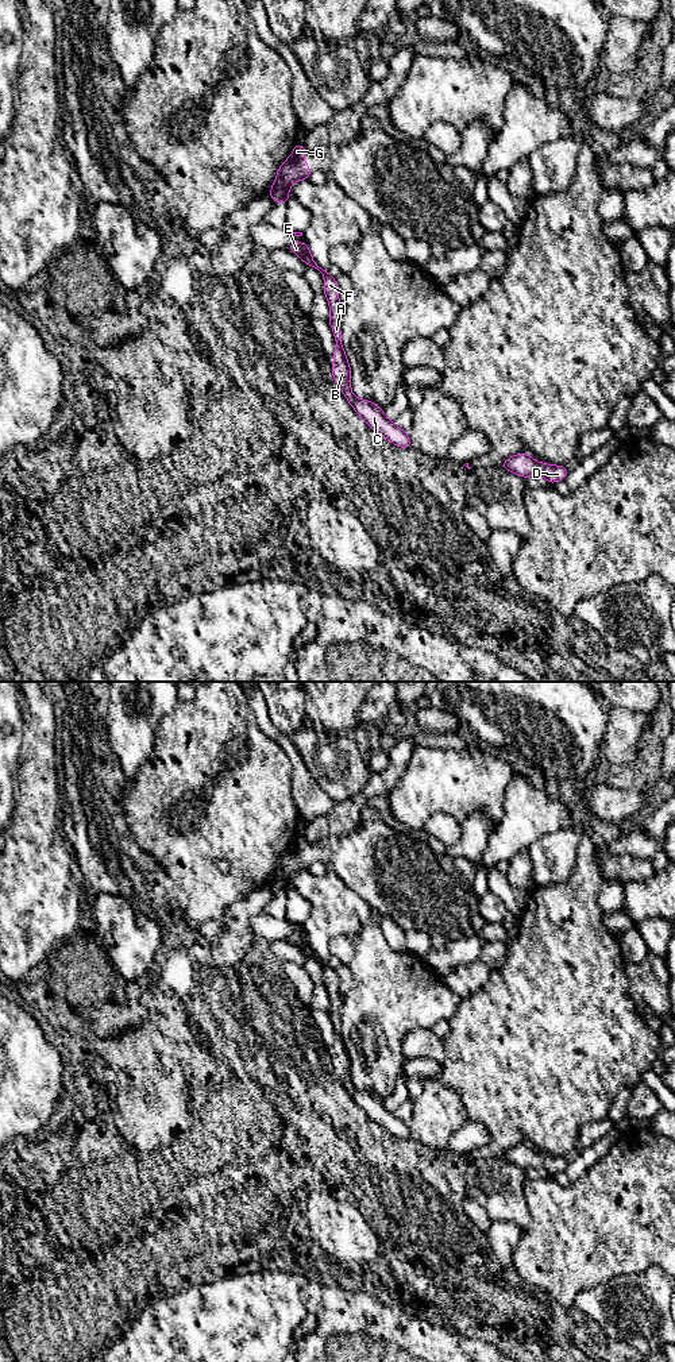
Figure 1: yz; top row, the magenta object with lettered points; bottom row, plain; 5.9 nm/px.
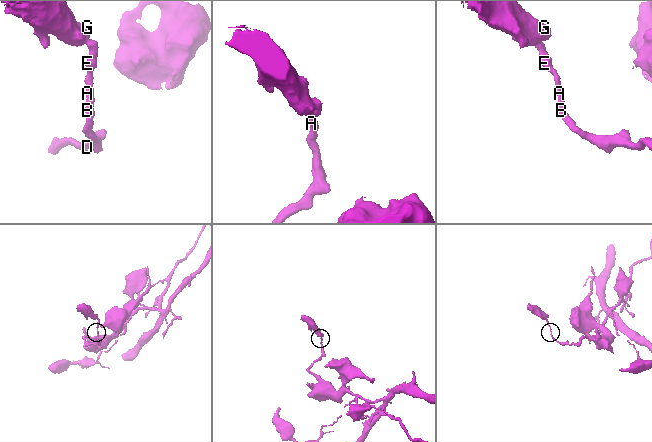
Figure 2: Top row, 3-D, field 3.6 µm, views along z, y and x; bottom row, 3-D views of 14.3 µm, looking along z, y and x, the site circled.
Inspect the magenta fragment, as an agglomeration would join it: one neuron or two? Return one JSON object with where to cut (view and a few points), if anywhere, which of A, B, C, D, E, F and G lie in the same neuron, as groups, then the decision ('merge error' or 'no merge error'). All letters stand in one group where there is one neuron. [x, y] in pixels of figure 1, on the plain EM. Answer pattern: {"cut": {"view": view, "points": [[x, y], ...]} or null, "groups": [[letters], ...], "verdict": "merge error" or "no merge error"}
{"cut": {"view": "yz", "points": [[272, 879], [288, 882]]}, "groups": [["A", "B", "C", "D", "E", "F"], ["G"]], "verdict": "merge error"}

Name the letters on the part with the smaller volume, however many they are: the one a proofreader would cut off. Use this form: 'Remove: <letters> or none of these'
Remove: G

